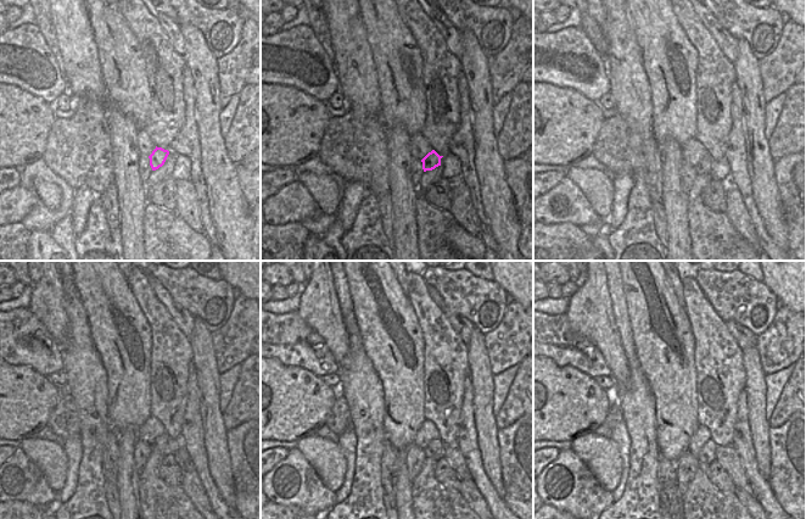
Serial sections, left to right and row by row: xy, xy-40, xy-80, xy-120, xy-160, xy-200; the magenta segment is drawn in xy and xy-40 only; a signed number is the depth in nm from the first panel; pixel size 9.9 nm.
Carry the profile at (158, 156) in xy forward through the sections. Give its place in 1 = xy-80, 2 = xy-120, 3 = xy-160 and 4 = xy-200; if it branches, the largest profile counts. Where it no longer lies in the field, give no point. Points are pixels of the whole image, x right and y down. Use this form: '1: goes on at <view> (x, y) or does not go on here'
1: goes on at xy-80 (705, 167)
2: goes on at xy-120 (160, 445)
3: goes on at xy-160 (435, 450)
4: goes on at xy-200 (706, 455)

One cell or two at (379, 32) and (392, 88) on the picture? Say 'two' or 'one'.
one

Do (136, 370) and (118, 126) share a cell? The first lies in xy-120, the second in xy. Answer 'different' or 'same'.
different

